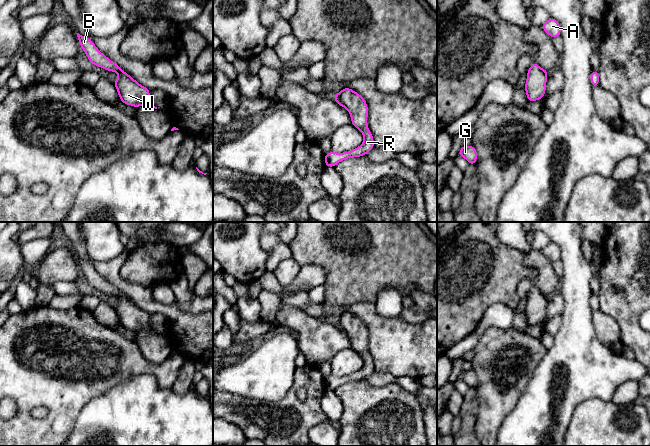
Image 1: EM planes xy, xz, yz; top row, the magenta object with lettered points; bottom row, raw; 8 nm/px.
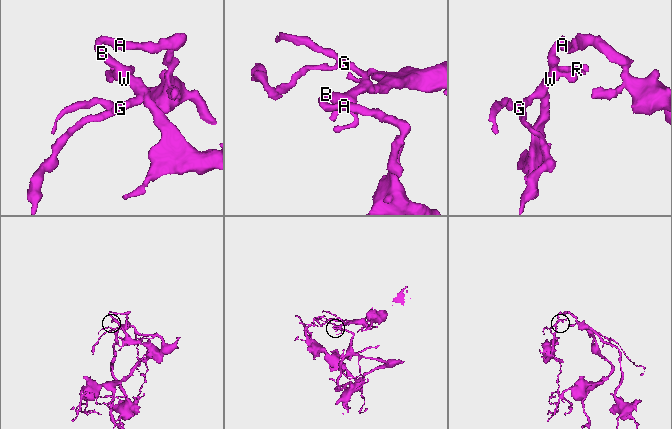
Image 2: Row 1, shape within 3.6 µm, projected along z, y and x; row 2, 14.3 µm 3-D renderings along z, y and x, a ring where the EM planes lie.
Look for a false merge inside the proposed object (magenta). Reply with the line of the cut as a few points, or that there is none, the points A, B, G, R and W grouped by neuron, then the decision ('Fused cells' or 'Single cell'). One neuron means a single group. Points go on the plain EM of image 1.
No split. Groups: A B G R W. Single cell

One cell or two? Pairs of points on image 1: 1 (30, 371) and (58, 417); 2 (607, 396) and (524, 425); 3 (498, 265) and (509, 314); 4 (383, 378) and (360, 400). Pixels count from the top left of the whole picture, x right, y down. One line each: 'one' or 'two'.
1: one
2: one
3: two
4: two

